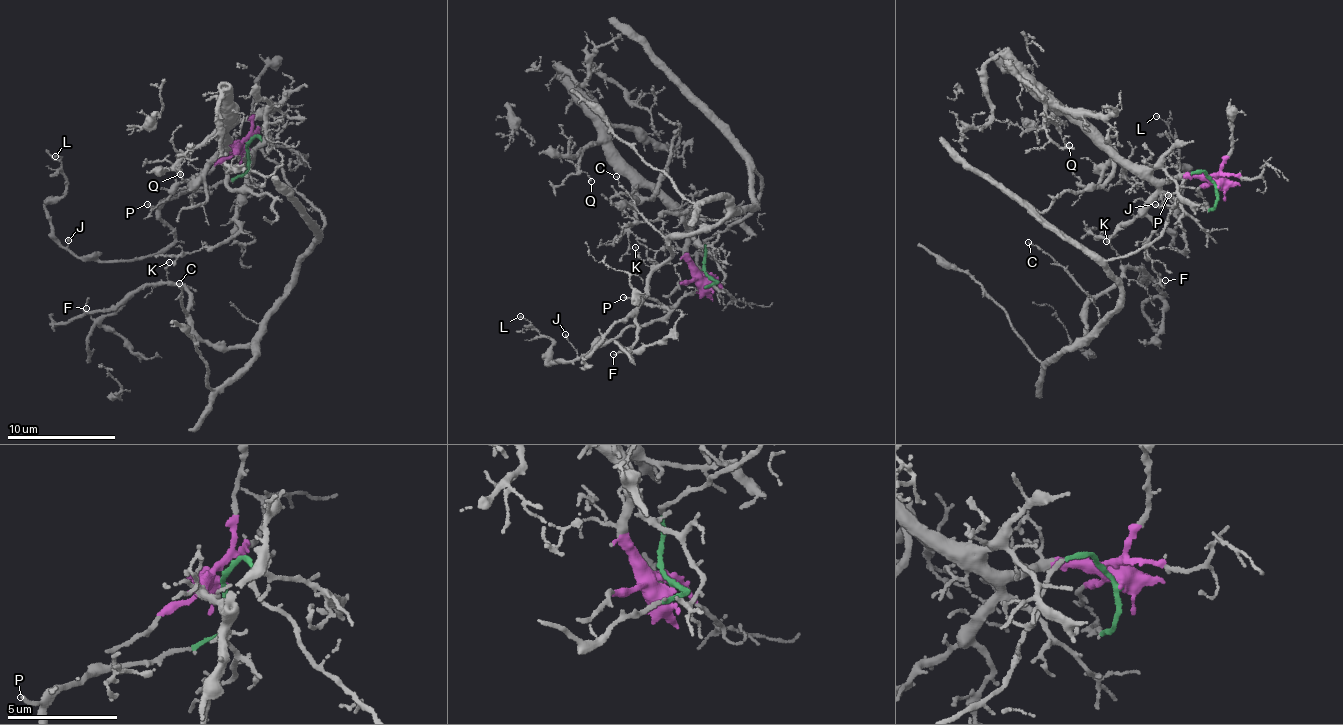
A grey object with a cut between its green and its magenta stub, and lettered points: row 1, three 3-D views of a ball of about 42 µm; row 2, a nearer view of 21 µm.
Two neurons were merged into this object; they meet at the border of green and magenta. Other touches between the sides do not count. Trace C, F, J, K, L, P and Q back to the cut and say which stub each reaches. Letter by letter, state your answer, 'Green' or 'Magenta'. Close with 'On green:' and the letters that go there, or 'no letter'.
C: Green
F: Green
J: Green
K: Green
L: Green
P: Green
Q: Magenta
On green: C, F, J, K, L, P

